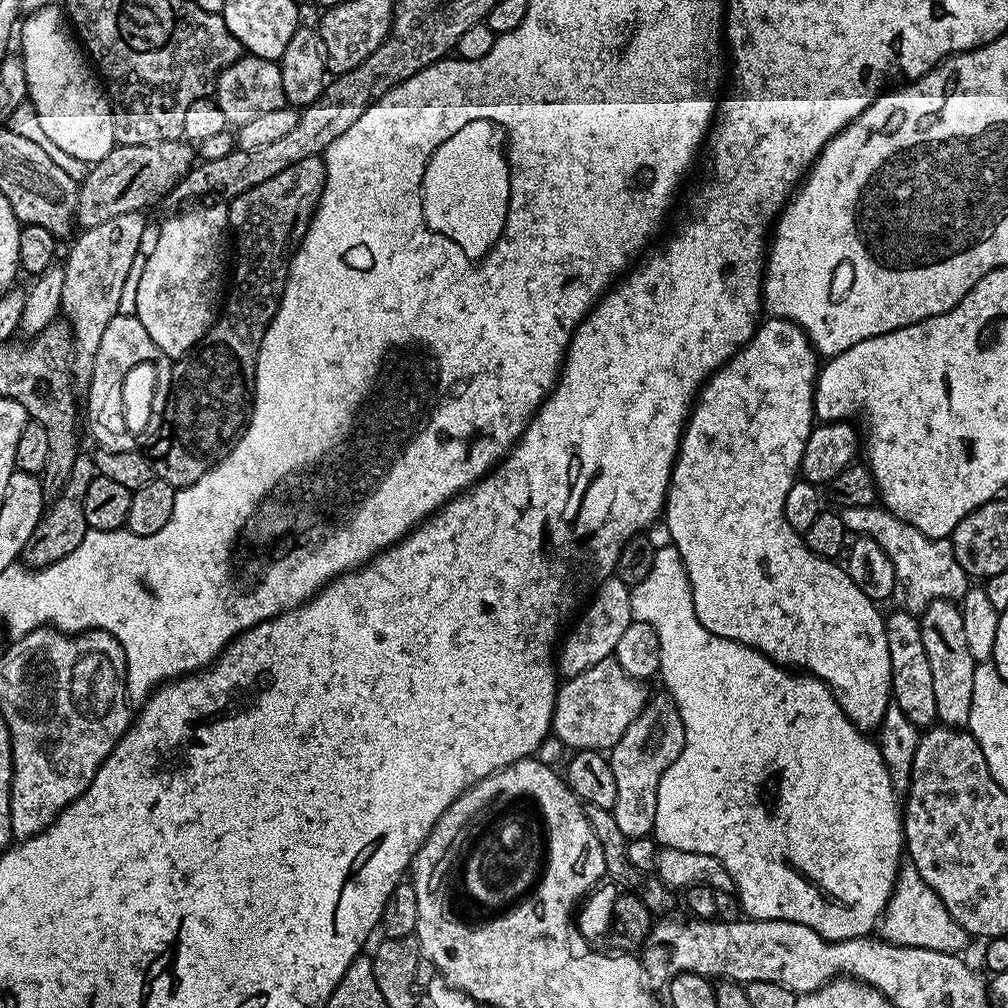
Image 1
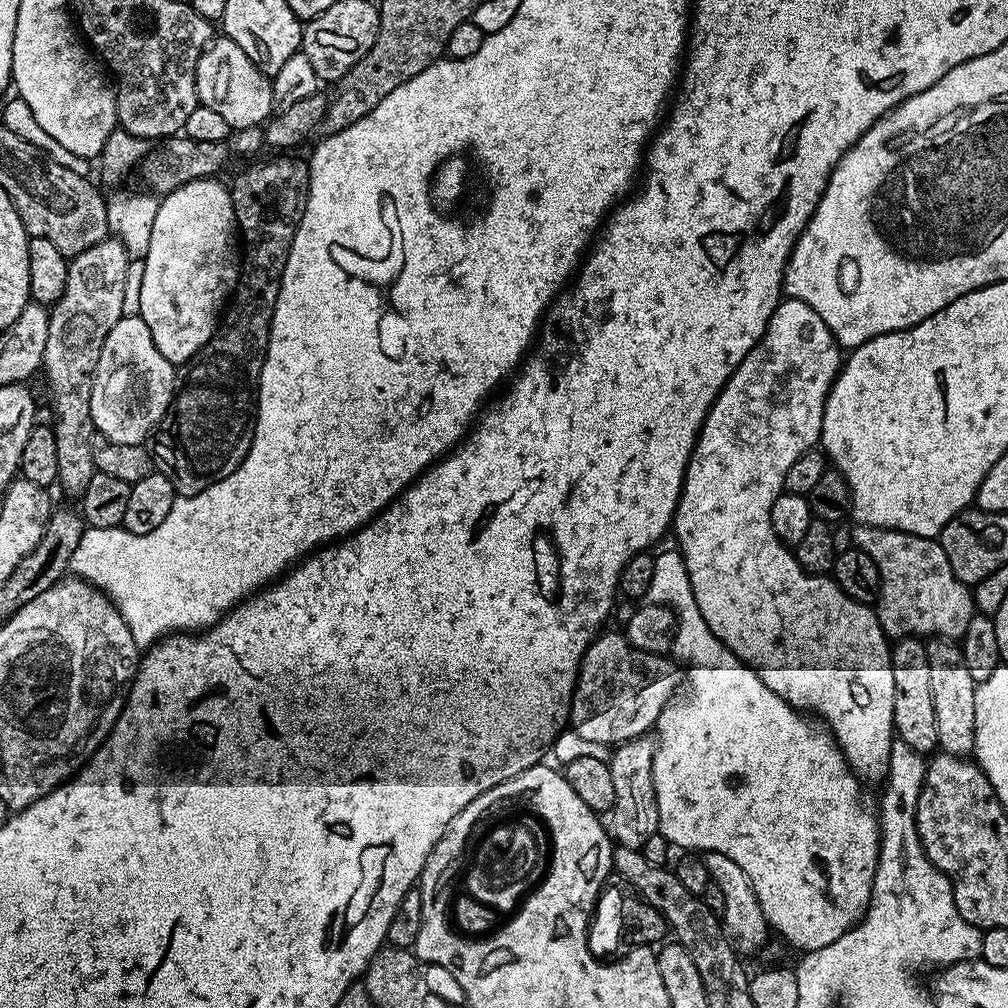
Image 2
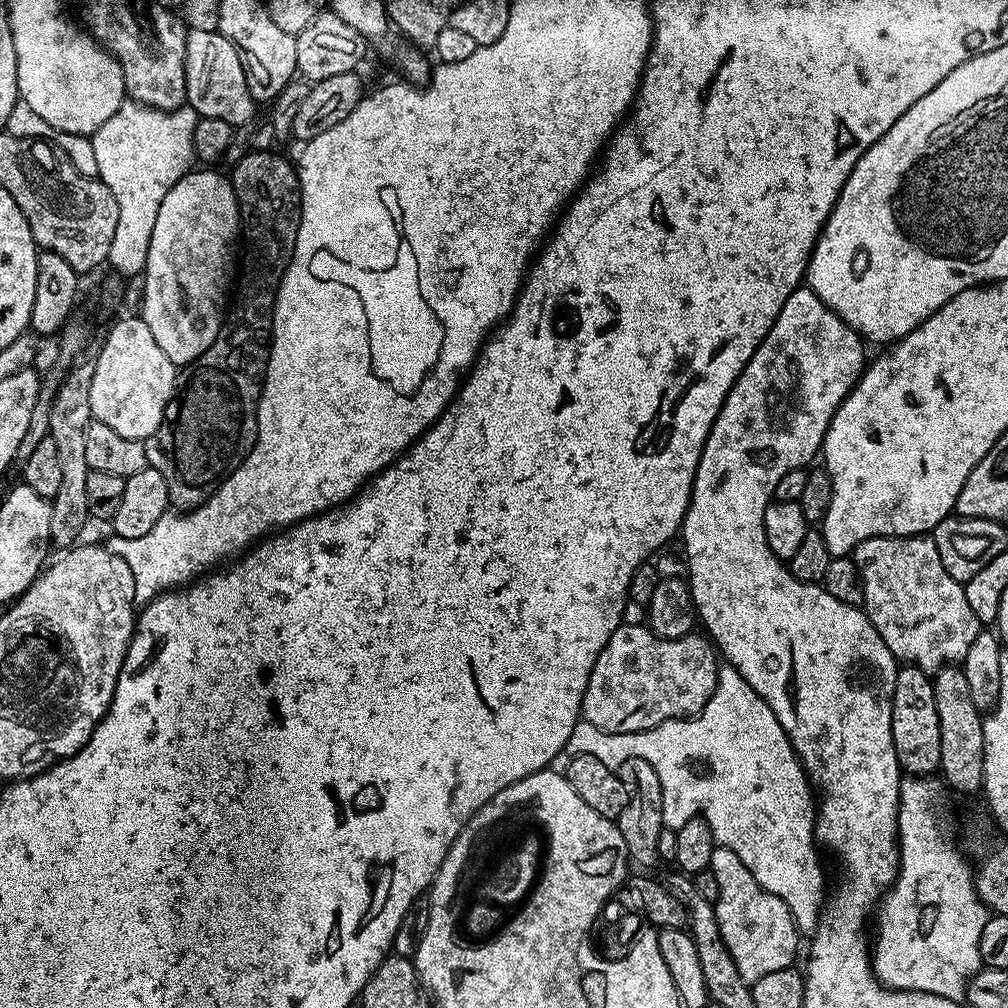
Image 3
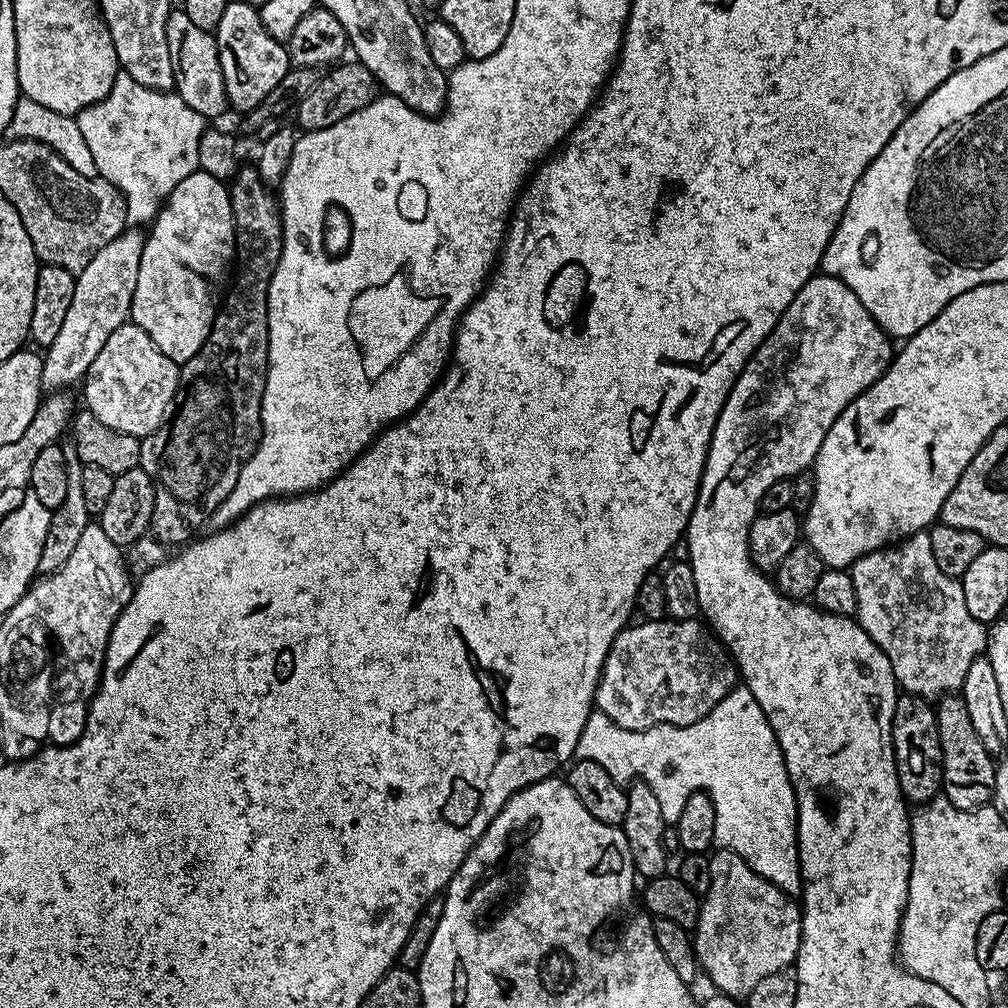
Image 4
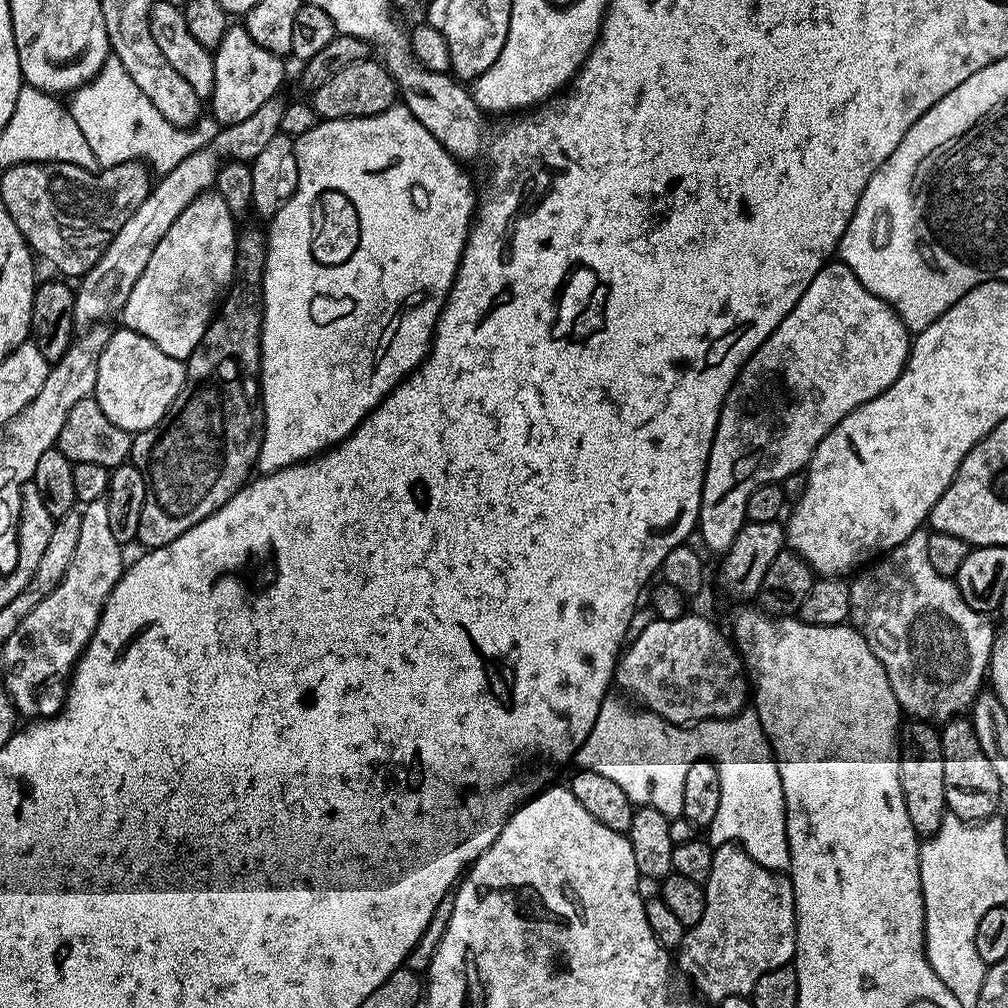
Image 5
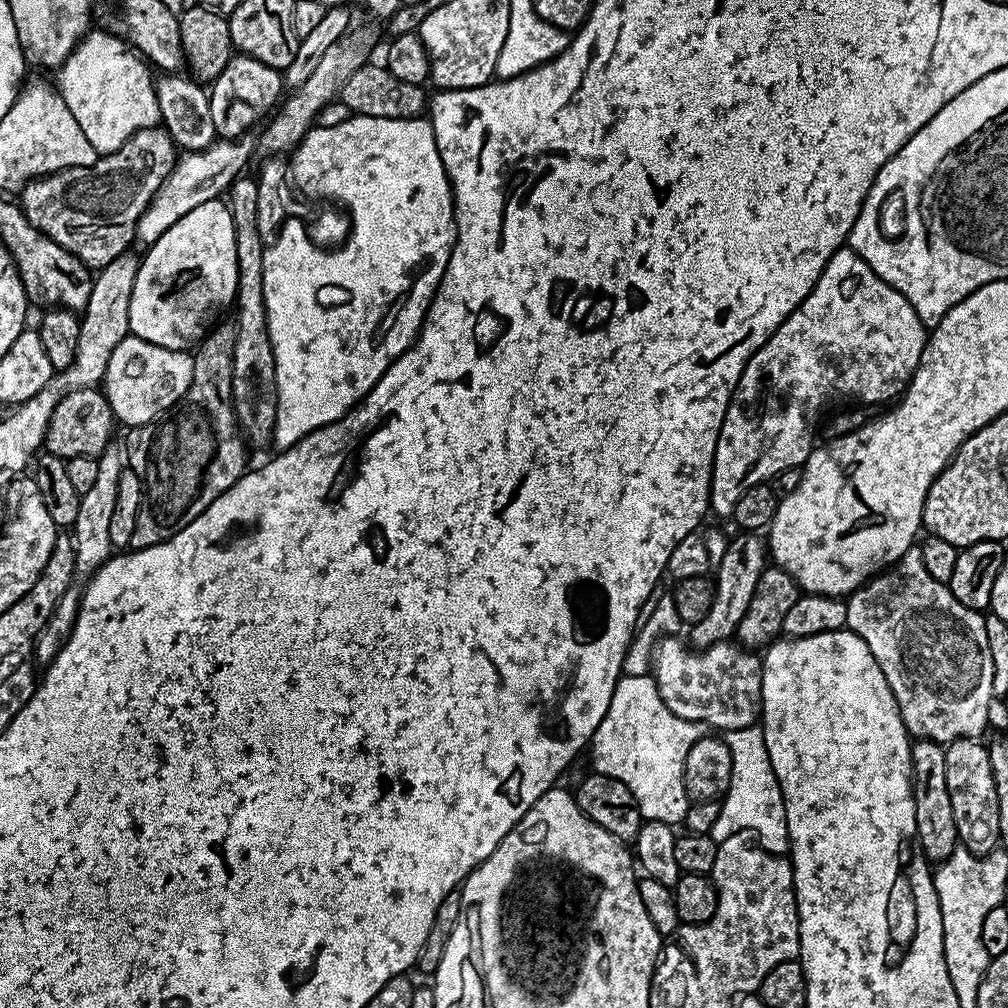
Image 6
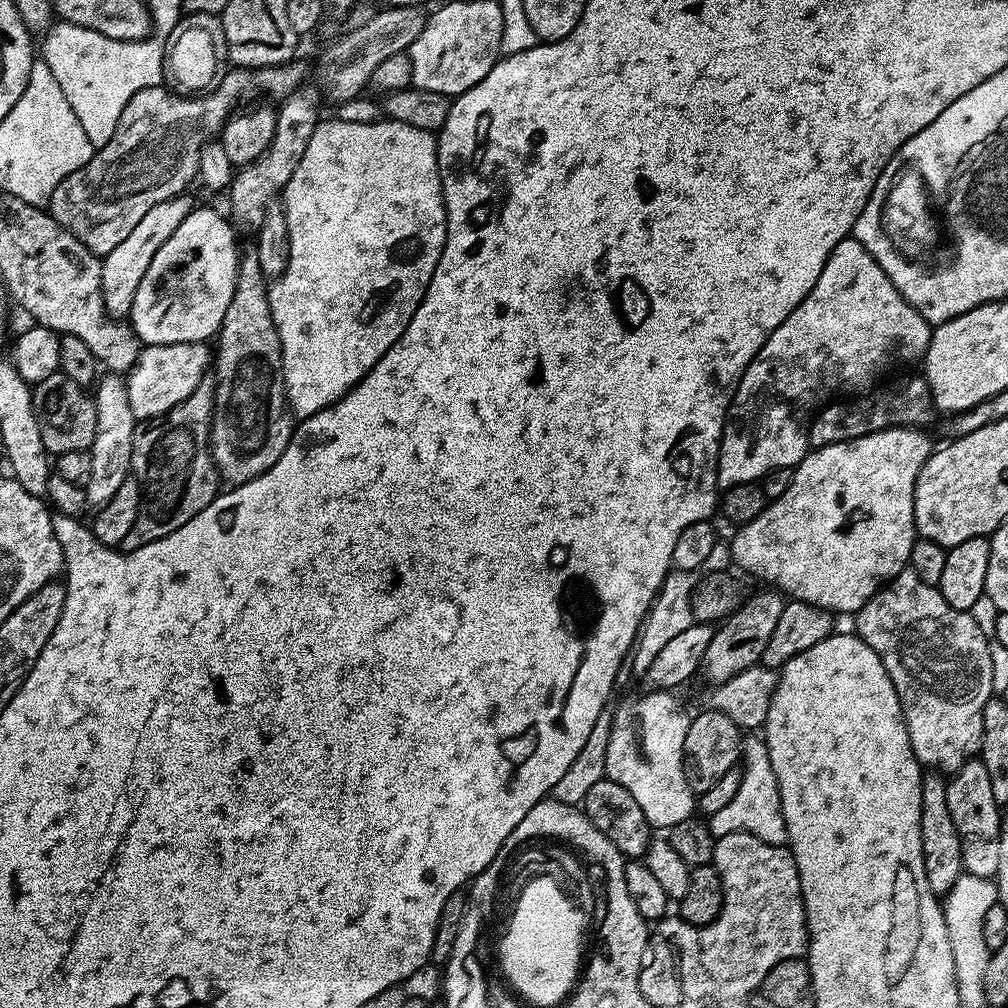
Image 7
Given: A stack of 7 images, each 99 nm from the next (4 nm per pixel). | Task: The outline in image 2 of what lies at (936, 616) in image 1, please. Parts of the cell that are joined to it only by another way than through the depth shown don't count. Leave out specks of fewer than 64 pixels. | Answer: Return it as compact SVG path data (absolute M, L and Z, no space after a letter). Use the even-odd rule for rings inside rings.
M948 638L927 641L930 662L930 695L934 697L934 719L938 722L938 748L951 756L968 758L974 746L974 694L977 683L963 661L959 643Z

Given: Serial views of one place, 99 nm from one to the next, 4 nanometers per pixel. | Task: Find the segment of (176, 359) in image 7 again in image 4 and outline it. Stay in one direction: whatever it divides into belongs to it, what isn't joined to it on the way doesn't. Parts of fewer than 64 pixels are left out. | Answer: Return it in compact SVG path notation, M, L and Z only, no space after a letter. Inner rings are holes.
M125 322L106 338L106 346L102 346L90 366L86 384L92 387L92 396L96 399L86 404L87 411L102 418L106 426L114 426L114 430L143 438L152 435L166 419L180 386L180 369L150 342L146 330Z

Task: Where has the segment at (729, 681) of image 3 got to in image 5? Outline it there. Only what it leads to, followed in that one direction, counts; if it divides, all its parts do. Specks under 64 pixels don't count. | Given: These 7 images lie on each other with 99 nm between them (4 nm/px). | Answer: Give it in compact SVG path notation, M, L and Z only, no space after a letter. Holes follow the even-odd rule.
M605 698L598 710L598 718L582 746L576 751L574 764L577 769L594 774L602 774L613 782L618 782L630 798L633 806L647 806L658 810L669 818L679 817L682 813L682 790L686 786L686 770L694 762L709 759L715 762L720 770L721 801L736 804L736 820L740 823L738 843L744 851L772 872L783 873L792 863L790 846L786 838L786 802L782 794L782 778L778 774L776 757L768 744L762 730L762 722L755 711L745 710L730 720L701 720L691 726L671 724L661 716L639 707L627 708L620 700Z

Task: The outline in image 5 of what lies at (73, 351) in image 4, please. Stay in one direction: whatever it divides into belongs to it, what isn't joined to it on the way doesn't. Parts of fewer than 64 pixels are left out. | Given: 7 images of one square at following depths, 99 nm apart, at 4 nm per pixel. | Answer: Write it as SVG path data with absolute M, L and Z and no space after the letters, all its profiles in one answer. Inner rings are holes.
M273 98L262 102L250 118L243 122L234 122L219 129L213 135L212 142L204 148L199 148L174 166L174 170L163 173L160 180L151 185L146 199L130 218L118 230L118 234L105 246L100 253L98 262L90 271L84 273L75 289L76 301L74 302L75 327L83 330L91 328L94 324L111 321L111 316L123 313L124 304L130 298L130 290L134 290L134 282L142 278L142 270L146 270L146 262L150 262L150 254L158 242L174 226L178 214L190 206L194 198L209 191L215 185L216 175L220 169L222 158L229 160L242 160L251 162L258 158L259 152L270 142L270 138L281 135L280 123L284 120L284 104L280 98Z

